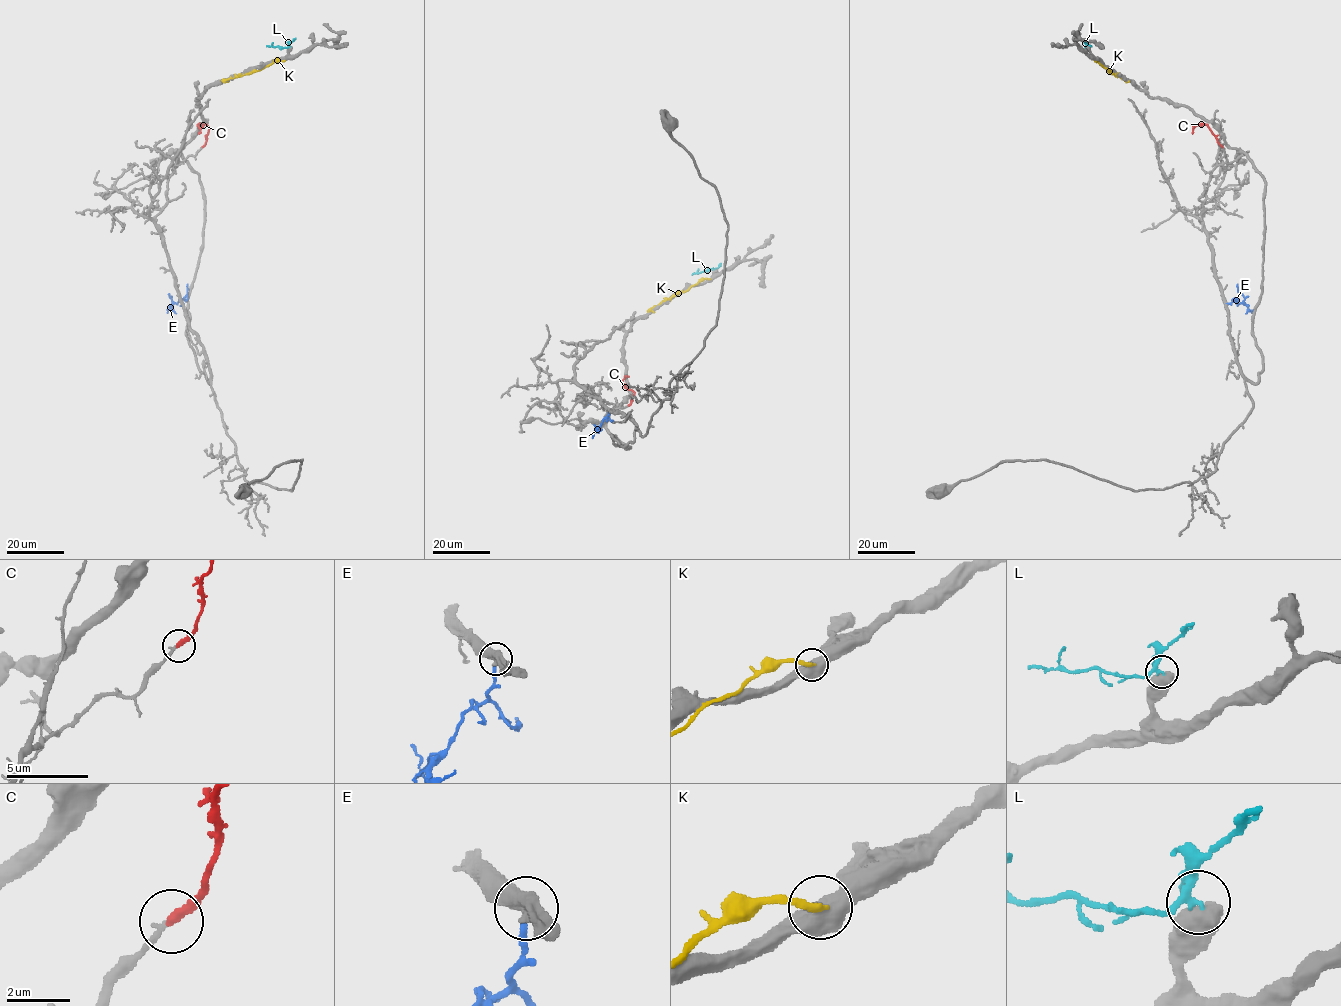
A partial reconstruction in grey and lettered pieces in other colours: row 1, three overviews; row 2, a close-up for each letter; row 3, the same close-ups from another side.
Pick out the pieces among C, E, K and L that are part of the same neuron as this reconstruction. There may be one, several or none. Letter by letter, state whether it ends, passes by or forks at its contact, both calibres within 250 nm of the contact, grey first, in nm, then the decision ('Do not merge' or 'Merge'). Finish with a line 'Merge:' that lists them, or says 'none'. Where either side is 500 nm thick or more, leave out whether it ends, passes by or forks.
C: It ends there. Thickness 170 nm (grey) against 320 nm. Merge
E: Thickness 500 nm (grey) against 200 nm. Do not merge
K: Thickness 550 nm (grey) against 240 nm. Do not merge
L: Thickness 750 nm (grey) against 160 nm. Do not merge
Merge: C

